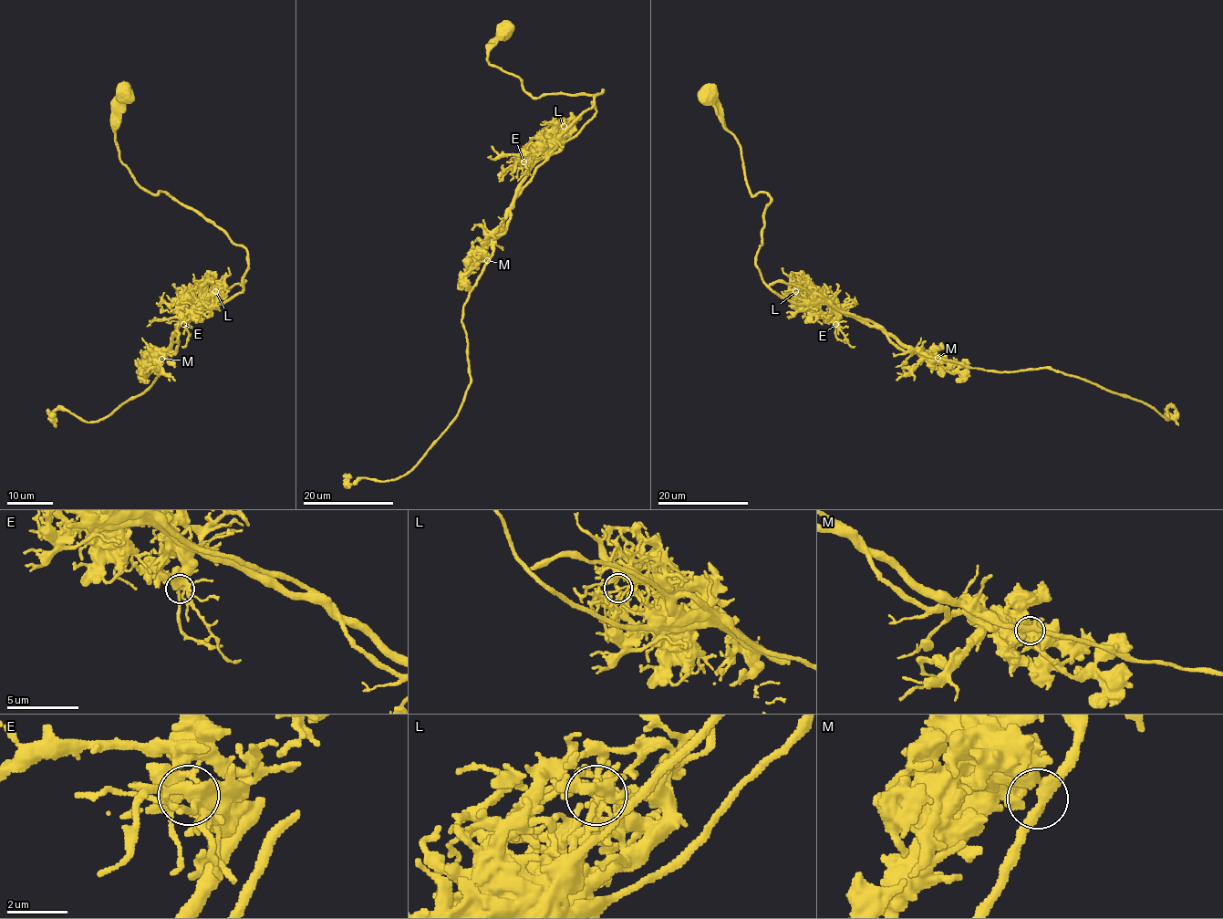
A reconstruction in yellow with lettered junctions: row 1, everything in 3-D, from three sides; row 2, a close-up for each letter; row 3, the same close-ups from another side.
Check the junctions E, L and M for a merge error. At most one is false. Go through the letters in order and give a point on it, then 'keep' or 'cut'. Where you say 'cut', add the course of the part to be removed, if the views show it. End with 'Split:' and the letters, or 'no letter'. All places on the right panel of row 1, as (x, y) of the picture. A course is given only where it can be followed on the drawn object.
E: place (835, 324); keep
L: place (795, 291); cut; course (795, 292), (808, 301), (824, 297), (950, 371), (969, 361)
M: place (937, 358); keep
Split: L

